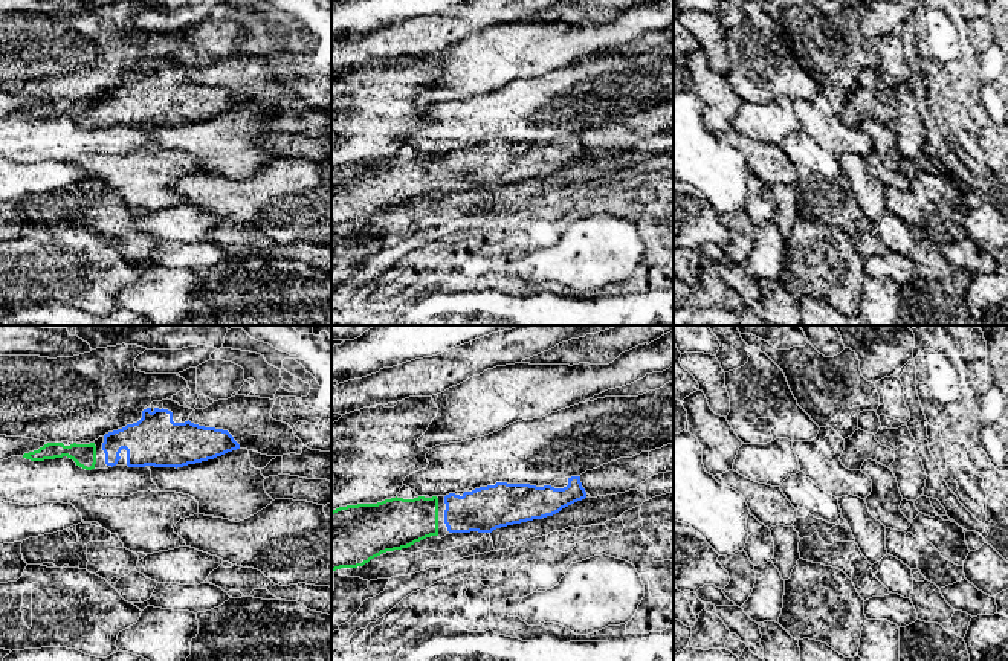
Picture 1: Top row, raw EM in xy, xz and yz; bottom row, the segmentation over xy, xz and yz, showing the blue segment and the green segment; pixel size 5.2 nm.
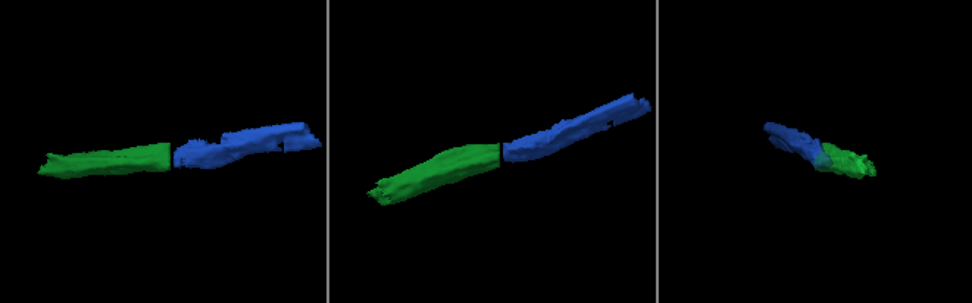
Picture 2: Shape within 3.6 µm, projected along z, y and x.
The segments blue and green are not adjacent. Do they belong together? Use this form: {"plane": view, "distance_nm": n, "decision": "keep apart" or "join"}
{"plane": "xy", "distance_nm": 40, "decision": "join"}

